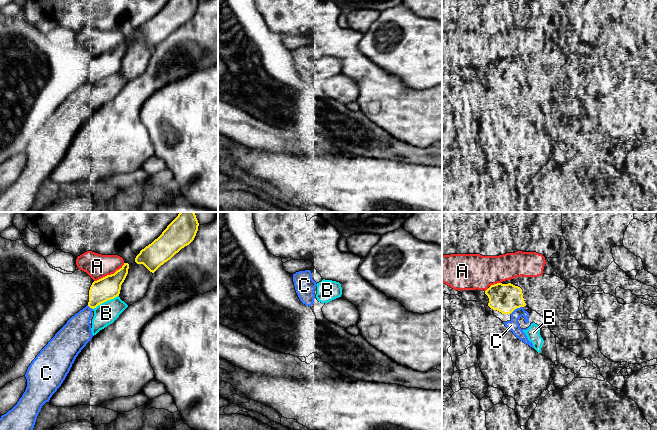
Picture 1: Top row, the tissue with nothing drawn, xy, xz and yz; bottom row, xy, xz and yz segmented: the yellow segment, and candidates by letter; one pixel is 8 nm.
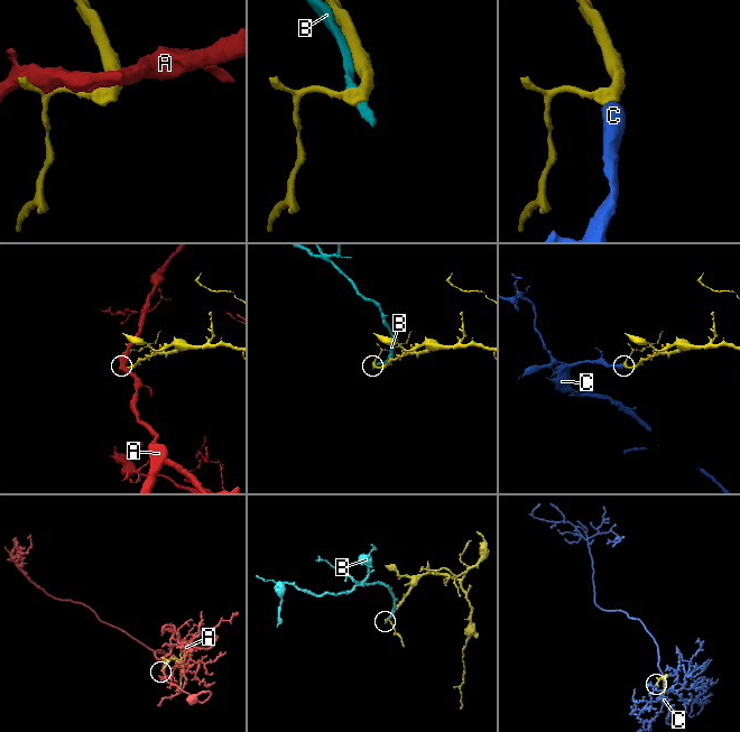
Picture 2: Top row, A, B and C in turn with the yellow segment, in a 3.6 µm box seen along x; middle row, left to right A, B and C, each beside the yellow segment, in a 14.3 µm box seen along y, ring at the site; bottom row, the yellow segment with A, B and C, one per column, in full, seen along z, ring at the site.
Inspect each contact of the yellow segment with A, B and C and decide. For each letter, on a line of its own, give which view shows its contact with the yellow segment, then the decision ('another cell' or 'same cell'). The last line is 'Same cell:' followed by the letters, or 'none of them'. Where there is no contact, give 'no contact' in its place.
A: contact in xy; another cell
B: contact in xy; another cell
C: contact in yz; same cell
Same cell: C

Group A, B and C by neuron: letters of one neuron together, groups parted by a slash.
A / B / C

